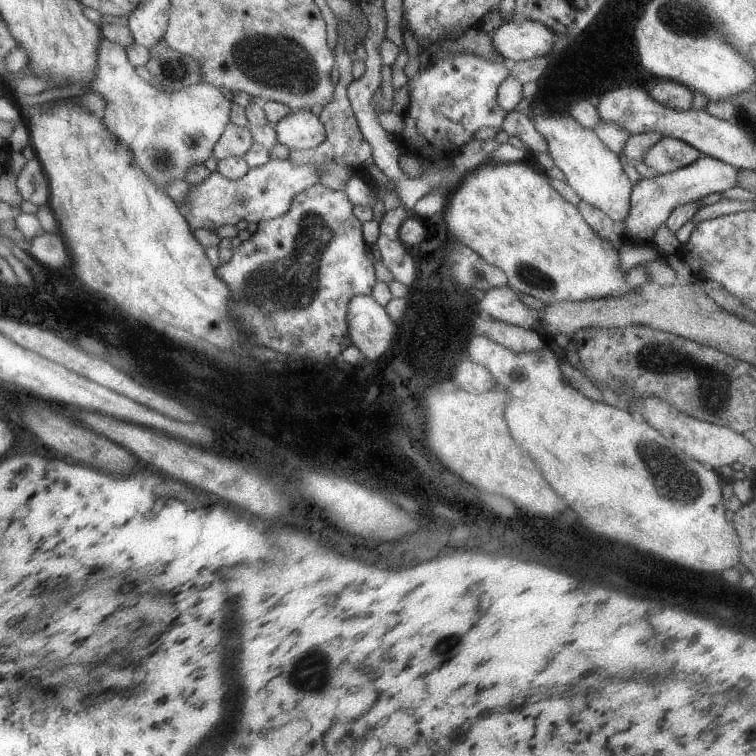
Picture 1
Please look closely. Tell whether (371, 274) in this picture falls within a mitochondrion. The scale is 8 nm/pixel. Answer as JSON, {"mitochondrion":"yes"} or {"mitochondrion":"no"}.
{"mitochondrion":"no"}

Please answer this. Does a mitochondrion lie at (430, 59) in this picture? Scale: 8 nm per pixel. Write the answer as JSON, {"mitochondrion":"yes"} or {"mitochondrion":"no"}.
{"mitochondrion":"no"}

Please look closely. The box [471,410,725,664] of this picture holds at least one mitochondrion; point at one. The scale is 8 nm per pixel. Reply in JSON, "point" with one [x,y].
{"point":[677,483]}

